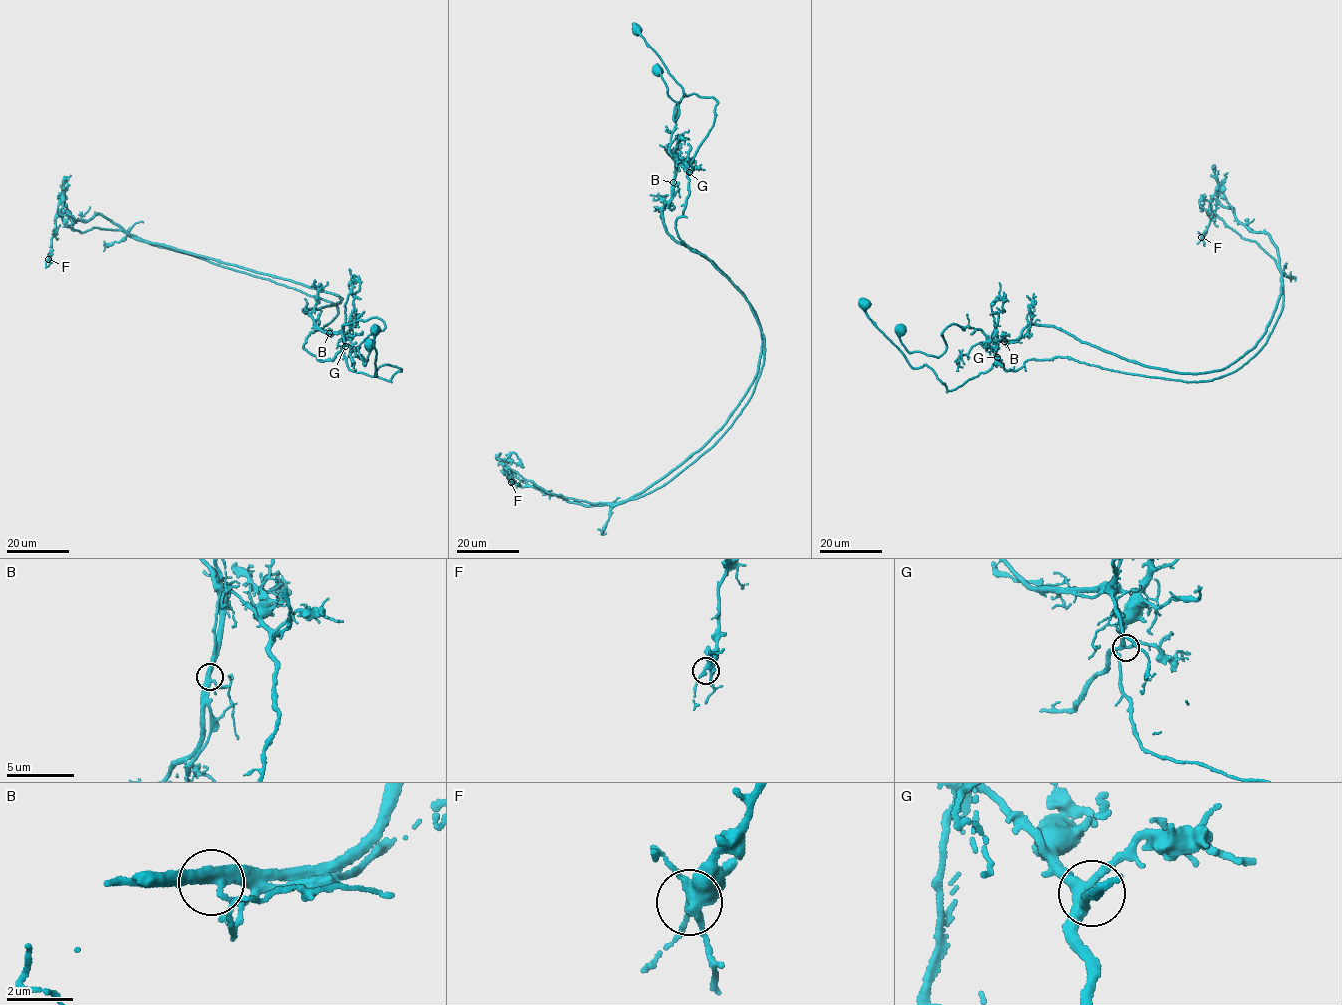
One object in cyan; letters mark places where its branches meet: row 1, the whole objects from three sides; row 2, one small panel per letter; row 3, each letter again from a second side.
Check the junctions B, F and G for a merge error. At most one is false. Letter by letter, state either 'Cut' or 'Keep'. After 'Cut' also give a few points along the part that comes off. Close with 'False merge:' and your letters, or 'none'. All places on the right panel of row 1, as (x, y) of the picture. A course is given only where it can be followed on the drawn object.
B: Cut. Course of the part to remove: (1004, 341), (989, 343), (1007, 370), (1059, 356), (1188, 382), (1248, 361), (1282, 277), (1212, 210), (1214, 166)
F: Keep
G: Keep
False merge: B

